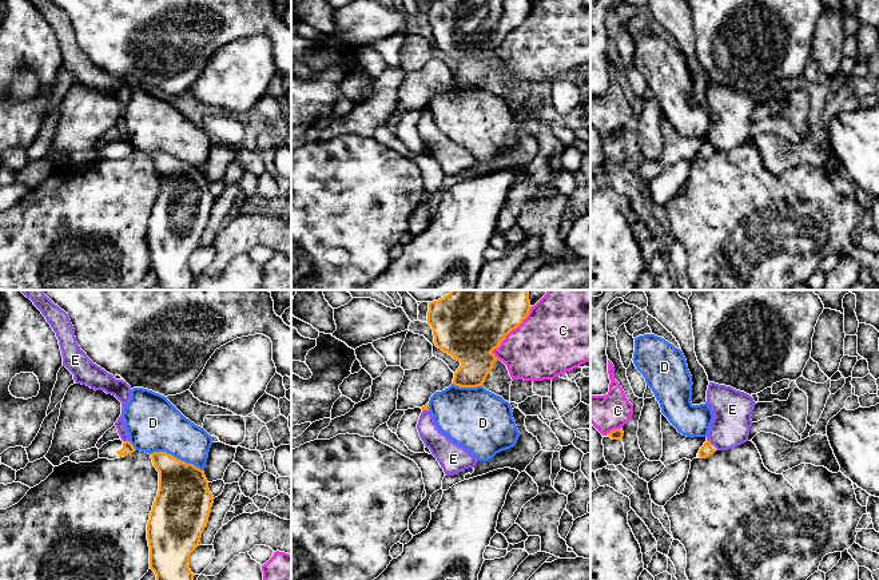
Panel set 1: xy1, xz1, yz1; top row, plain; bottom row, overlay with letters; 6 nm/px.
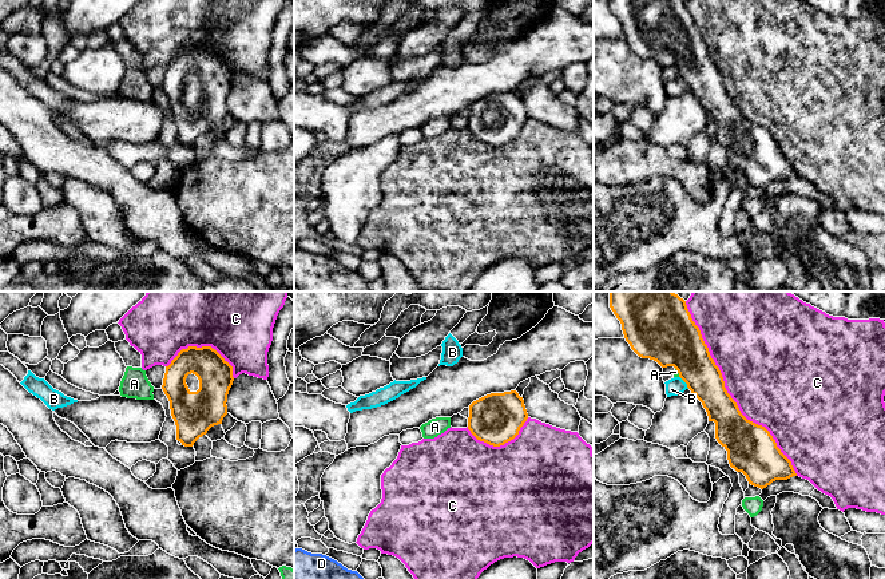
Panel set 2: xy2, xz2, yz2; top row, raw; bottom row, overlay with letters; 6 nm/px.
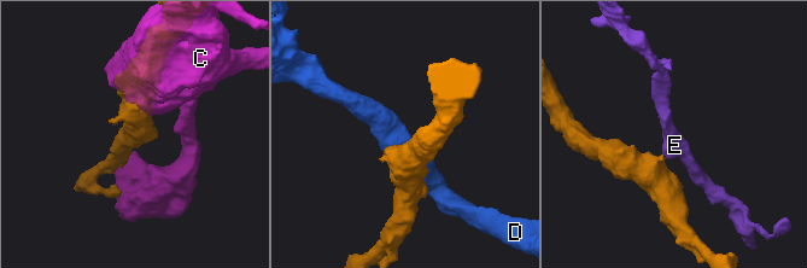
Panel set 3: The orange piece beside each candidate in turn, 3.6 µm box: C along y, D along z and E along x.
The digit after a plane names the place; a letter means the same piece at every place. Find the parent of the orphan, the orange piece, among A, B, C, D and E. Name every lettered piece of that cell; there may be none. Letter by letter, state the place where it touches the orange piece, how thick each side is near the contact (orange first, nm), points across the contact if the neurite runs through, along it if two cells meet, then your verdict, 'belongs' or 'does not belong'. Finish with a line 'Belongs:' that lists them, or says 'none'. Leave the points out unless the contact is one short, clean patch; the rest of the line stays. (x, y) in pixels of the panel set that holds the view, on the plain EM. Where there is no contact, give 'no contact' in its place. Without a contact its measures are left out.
A: contact yz2 (678, 72); calibres 360 and 30 nm; does not belong
B: contact yz2 (685, 82); calibres 300 and 110 nm; border yz2 (679, 76), (689, 88); does not belong
C: contact yz2 (726, 92); calibres 220 and 480 nm; does not belong
D: contact xy1 (175, 158); calibres 320 and 320 nm; does not belong
E: contact yz1 (710, 142); calibres 80 and 240 nm; border yz1 (707, 139), (712, 144); does not belong
Belongs: none

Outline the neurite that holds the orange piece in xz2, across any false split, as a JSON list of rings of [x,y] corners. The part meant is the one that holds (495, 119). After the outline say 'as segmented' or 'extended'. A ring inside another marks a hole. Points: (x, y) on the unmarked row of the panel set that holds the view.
[[[553,7],[535,28],[517,40],[505,41],[500,45],[497,53],[487,60],[471,62],[461,57],[453,67],[440,66],[416,88],[401,95],[398,99],[377,108],[350,114],[348,134],[344,140],[348,144],[348,150],[368,147],[377,143],[384,136],[400,135],[402,131],[420,128],[422,124],[436,118],[452,118],[464,108],[468,108],[468,130],[471,134],[477,140],[489,146],[504,146],[519,135],[520,128],[528,119],[524,100],[516,92],[519,84],[545,72],[556,70],[563,71],[570,63],[587,63],[591,57],[594,57],[594,23],[584,23],[579,16],[570,13],[563,8]]] | extended

